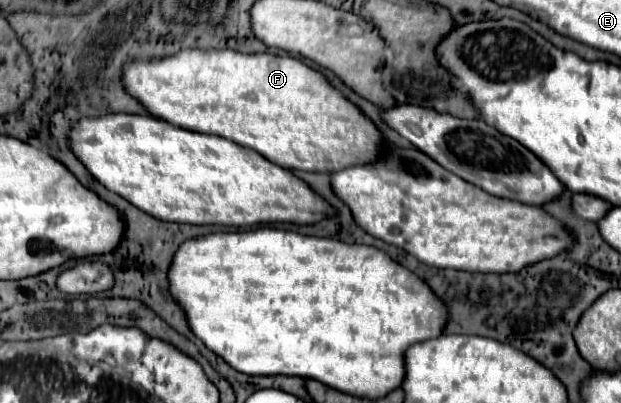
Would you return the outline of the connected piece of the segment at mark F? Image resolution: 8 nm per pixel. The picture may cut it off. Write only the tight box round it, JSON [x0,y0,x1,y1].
[124,49,384,173]

